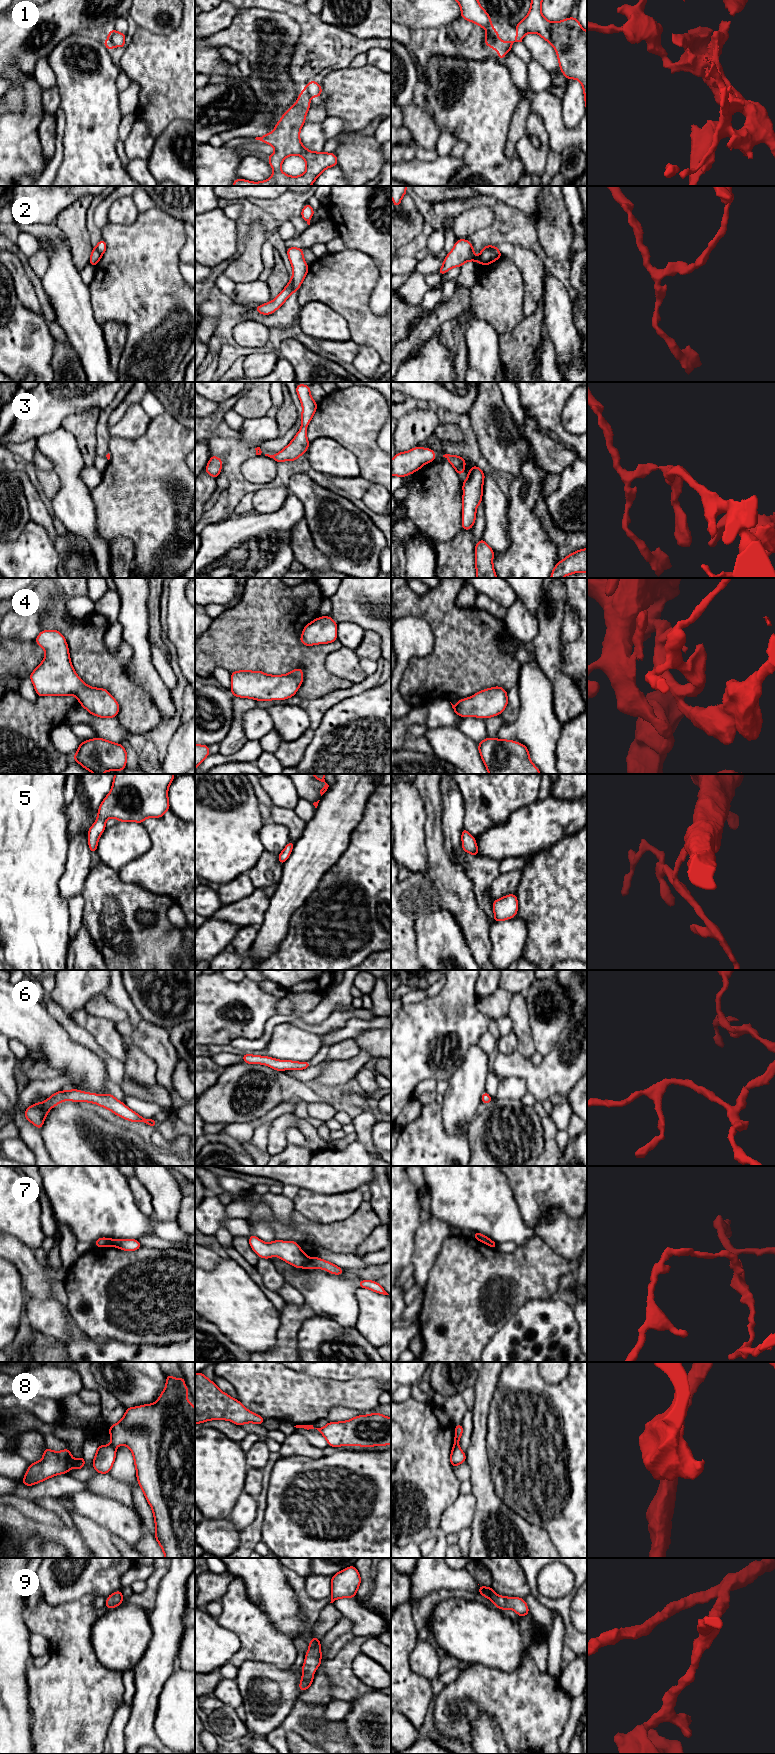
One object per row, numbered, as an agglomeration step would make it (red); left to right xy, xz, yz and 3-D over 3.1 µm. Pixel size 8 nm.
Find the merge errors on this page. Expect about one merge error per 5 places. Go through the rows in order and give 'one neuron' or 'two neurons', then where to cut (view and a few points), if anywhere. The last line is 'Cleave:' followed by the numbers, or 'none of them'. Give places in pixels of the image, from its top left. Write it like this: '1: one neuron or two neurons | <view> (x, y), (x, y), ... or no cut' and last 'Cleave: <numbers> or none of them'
1: two neurons | yz (498, 39), (485, 44)
2: two neurons | xz (291, 278), (294, 291)
3: one neuron | no cut
4: one neuron | no cut
5: one neuron | no cut
6: one neuron | no cut
7: two neurons | xz (310, 1259), (302, 1266)
8: two neurons | xy (111, 1444), (116, 1446)
9: one neuron | no cut
Cleave: 1, 2, 7, 8

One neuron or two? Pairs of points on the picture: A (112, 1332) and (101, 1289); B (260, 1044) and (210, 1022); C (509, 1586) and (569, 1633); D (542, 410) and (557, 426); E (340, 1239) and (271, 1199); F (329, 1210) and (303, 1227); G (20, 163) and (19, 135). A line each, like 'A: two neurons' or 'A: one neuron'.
A: one neuron
B: two neurons
C: two neurons
D: one neuron
E: two neurons
F: two neurons
G: one neuron

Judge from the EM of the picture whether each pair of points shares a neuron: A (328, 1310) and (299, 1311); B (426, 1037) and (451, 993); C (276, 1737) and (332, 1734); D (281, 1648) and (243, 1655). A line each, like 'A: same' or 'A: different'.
A: different
B: same
C: same
D: same

